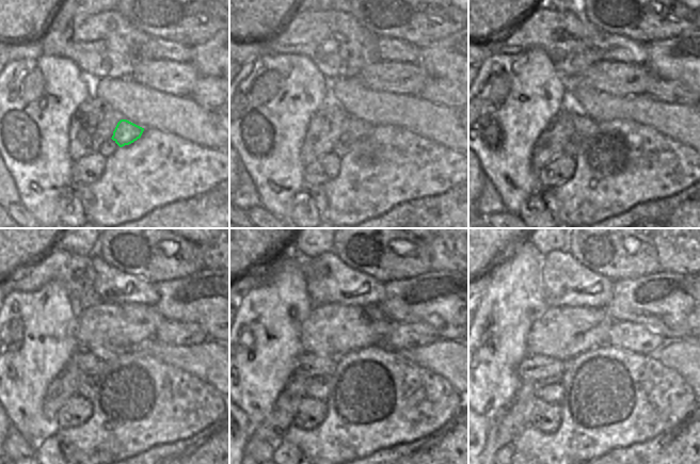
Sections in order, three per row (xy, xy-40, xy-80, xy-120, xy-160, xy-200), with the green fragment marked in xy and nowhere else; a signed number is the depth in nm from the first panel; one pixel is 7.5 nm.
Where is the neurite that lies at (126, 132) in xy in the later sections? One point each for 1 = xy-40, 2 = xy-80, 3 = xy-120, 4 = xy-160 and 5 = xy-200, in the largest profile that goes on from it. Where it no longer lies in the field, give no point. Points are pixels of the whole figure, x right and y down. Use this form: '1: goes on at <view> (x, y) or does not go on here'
1: goes on at xy-40 (353, 129)
2: goes on at xy-80 (585, 126)
3: goes on at xy-120 (89, 364)
4: goes on at xy-160 (308, 365)
5: goes on at xy-200 (536, 368)

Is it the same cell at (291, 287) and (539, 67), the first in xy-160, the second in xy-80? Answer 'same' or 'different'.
same

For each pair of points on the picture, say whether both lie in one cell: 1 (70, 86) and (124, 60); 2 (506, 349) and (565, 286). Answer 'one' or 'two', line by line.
1: two
2: two

